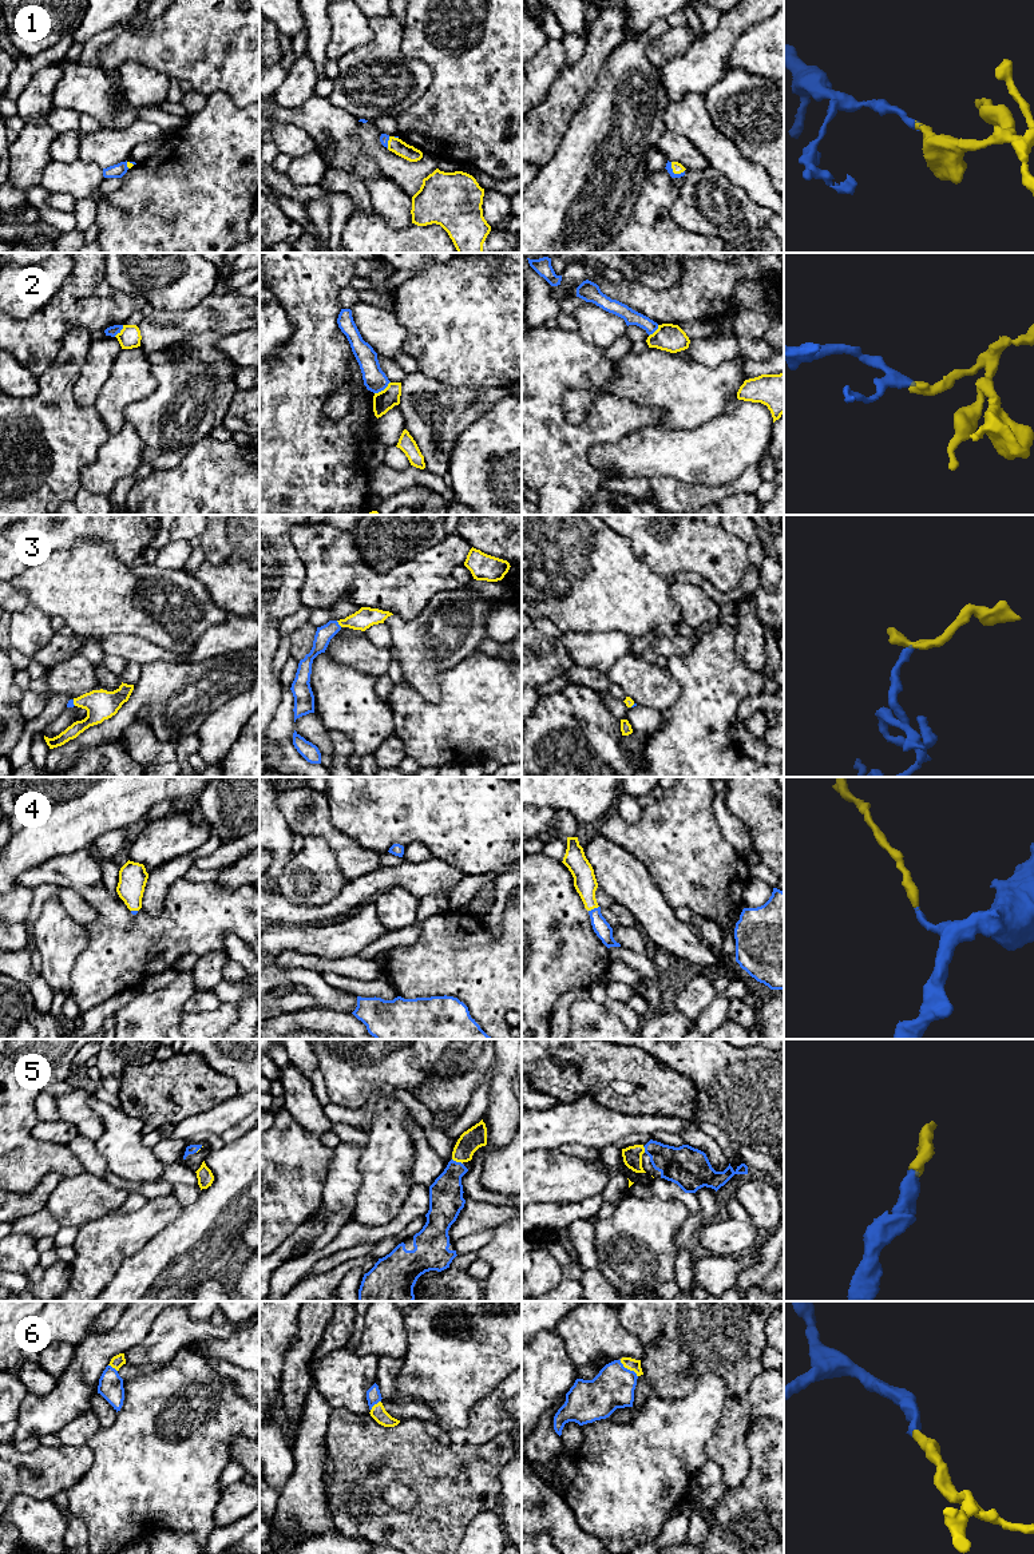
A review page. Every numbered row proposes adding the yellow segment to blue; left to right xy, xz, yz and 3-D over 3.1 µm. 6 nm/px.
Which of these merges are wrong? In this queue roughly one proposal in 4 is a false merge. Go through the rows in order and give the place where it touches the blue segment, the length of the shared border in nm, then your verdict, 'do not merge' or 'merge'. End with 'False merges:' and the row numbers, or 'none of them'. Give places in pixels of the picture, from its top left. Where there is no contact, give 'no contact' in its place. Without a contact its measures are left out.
1: yz (673, 173) | 110 nm | merge
2: xz (383, 389) | 120 nm | do not merge
3: xz (337, 623) | 50 nm | merge
4: yz (594, 908) | 70 nm | merge
5: xz (458, 1162) | 70 nm | merge
6: yz (629, 1370) | 150 nm | merge
False merges: 2

